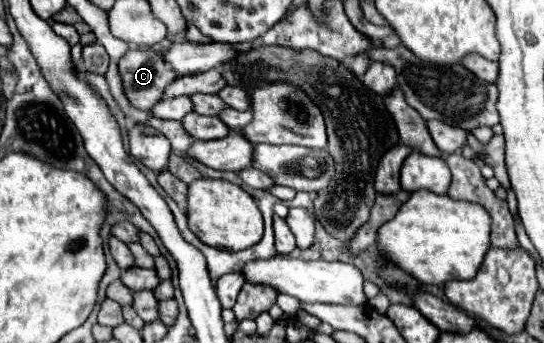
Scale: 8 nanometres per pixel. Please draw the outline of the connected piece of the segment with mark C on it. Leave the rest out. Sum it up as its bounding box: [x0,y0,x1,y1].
[119,48,177,110]

